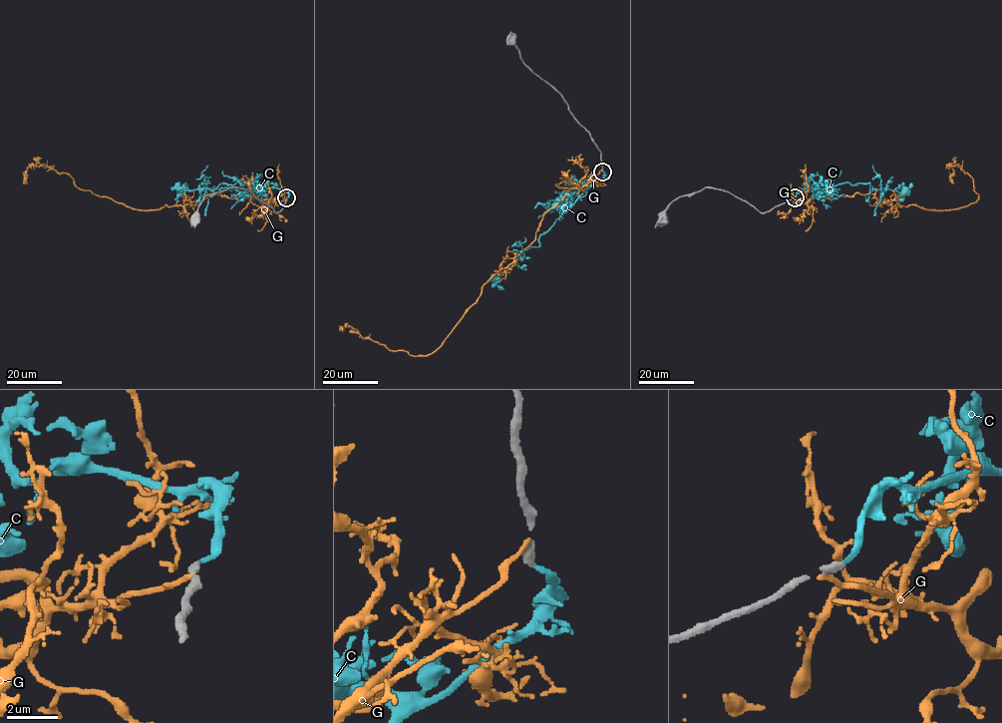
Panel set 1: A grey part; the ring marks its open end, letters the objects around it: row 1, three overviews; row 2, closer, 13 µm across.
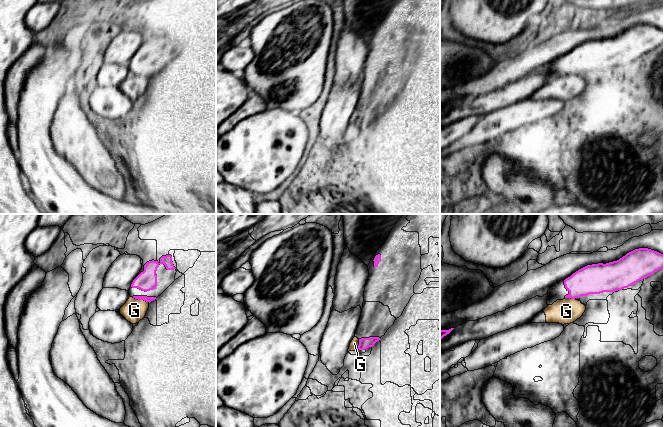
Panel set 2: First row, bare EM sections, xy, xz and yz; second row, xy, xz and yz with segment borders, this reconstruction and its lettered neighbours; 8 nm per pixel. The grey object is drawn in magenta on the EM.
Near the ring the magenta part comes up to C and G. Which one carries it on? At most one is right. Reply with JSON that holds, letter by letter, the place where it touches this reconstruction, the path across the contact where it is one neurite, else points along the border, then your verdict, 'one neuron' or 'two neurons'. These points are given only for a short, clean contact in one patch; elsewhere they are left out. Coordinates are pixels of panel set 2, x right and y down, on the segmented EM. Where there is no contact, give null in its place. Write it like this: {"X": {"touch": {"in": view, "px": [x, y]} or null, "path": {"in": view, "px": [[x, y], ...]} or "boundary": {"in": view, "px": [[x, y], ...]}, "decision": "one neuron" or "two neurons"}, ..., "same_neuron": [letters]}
{"C": {"touch": null, "decision": "one neuron"}, "G": {"touch": {"in": "xy", "px": [141, 299]}, "boundary": {"in": "xy", "px": [[132, 297], [149, 302]]}, "decision": "two neurons"}, "same_neuron": ["C"]}

